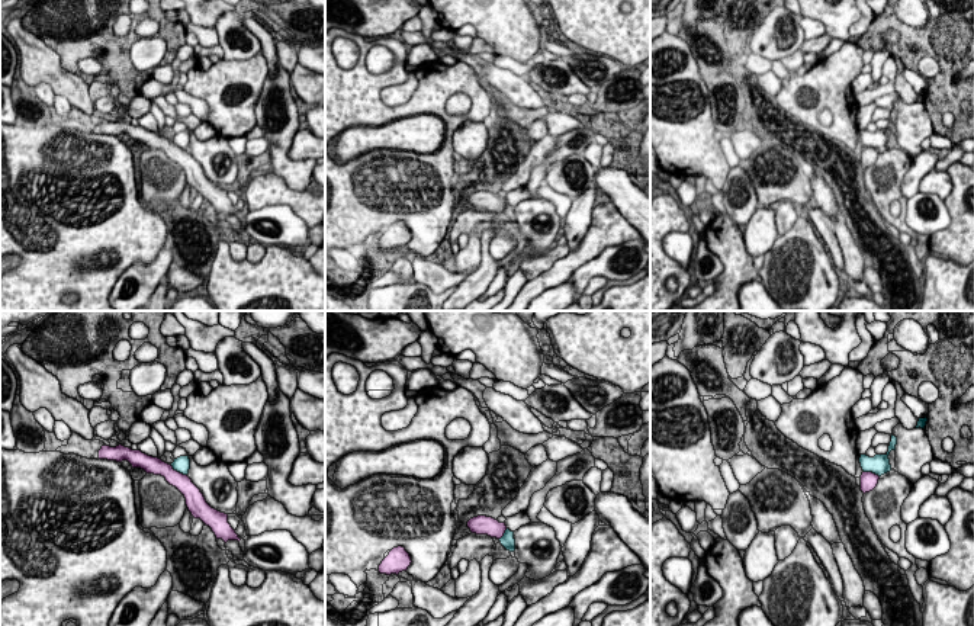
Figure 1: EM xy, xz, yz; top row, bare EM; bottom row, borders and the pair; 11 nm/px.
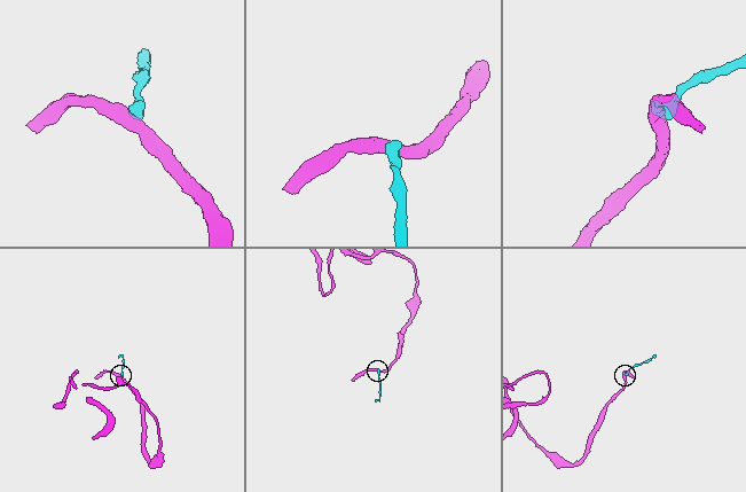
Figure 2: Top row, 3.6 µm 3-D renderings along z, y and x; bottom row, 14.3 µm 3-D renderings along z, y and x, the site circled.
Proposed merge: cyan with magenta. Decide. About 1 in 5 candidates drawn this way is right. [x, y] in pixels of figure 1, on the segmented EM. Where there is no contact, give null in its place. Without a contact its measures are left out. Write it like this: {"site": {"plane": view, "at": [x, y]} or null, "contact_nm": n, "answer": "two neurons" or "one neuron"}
{"site": {"plane": "xy", "at": [179, 471]}, "contact_nm": 220, "answer": "two neurons"}

